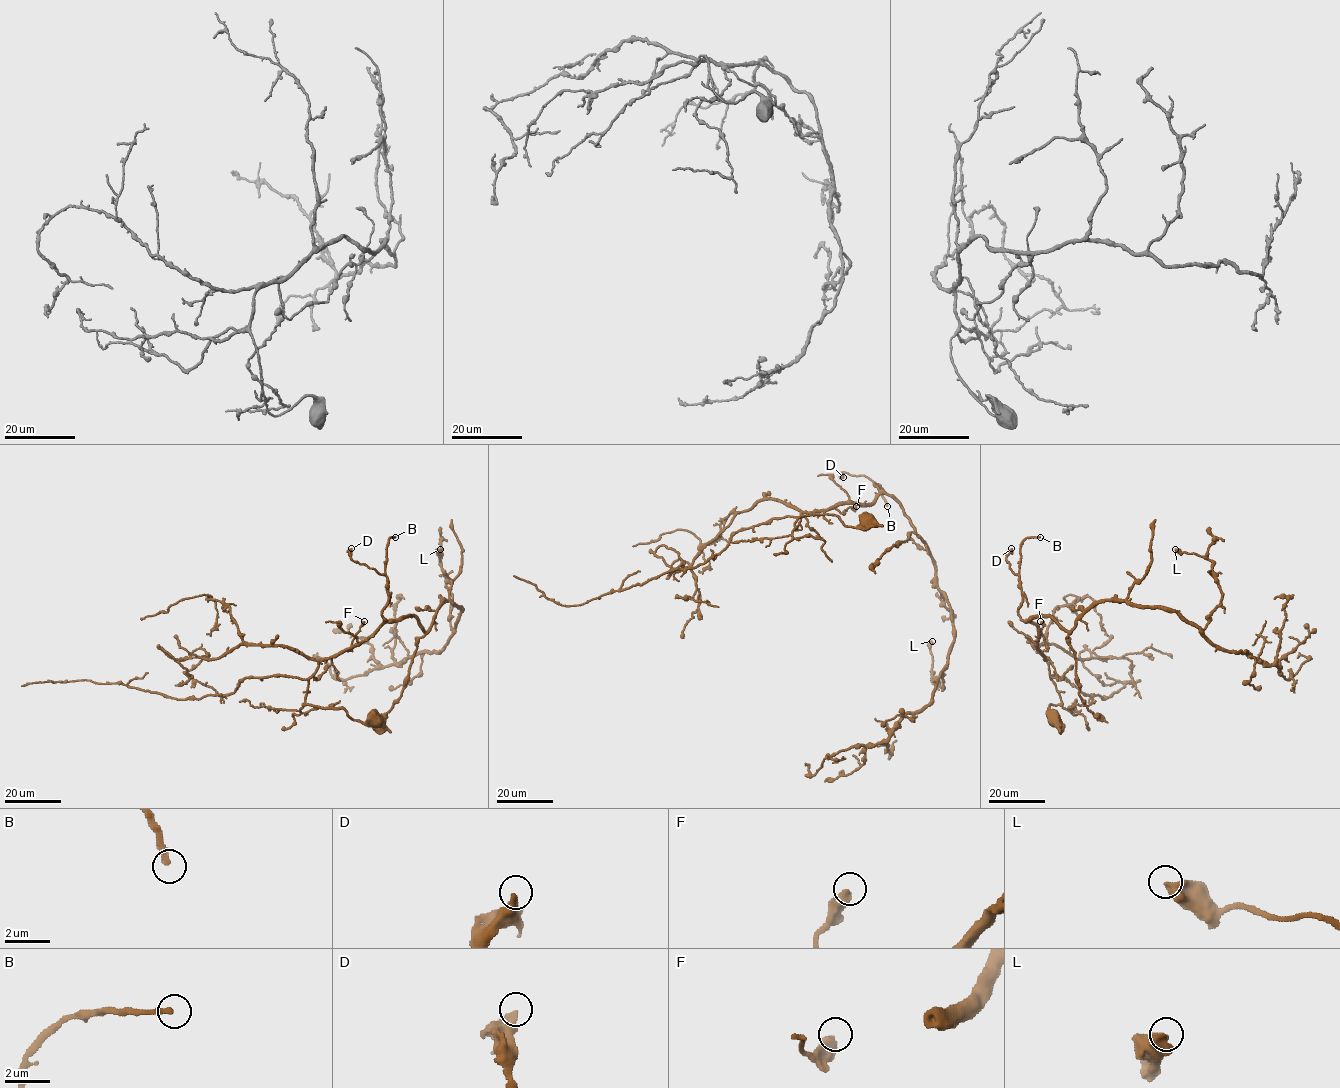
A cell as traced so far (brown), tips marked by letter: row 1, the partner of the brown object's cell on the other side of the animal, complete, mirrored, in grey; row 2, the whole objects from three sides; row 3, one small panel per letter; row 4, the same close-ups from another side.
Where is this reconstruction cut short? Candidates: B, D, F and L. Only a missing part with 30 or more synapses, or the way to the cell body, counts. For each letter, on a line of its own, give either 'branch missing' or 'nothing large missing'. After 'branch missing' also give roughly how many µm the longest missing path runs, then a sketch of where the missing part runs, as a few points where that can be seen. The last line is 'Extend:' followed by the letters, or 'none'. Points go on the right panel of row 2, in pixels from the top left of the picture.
B: nothing large missing
D: nothing large missing
F: nothing large missing
L: nothing large missing
Extend: none

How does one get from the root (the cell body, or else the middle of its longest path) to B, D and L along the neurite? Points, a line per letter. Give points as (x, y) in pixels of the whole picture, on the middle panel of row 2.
B: (868, 521), (851, 527), (811, 514), (795, 526), (812, 511), (871, 504), (874, 484), (887, 506)
D: (868, 521), (851, 527), (811, 514), (795, 526), (812, 511), (871, 504), (879, 492), (866, 476), (843, 477)
L: (868, 521), (811, 514), (795, 526), (890, 494), (949, 607), (943, 688), (932, 641)

